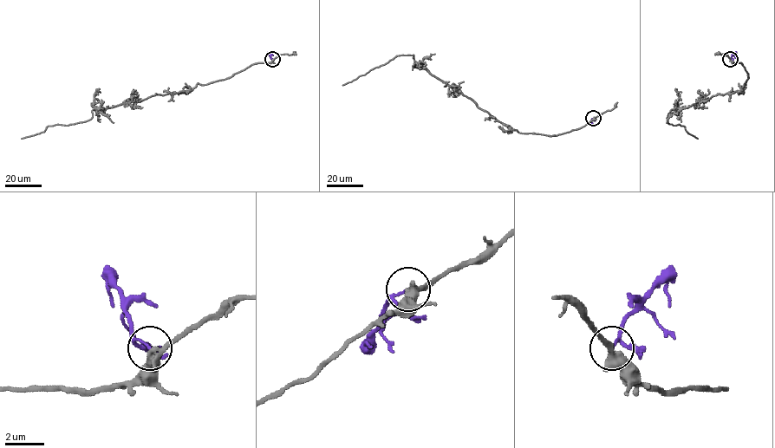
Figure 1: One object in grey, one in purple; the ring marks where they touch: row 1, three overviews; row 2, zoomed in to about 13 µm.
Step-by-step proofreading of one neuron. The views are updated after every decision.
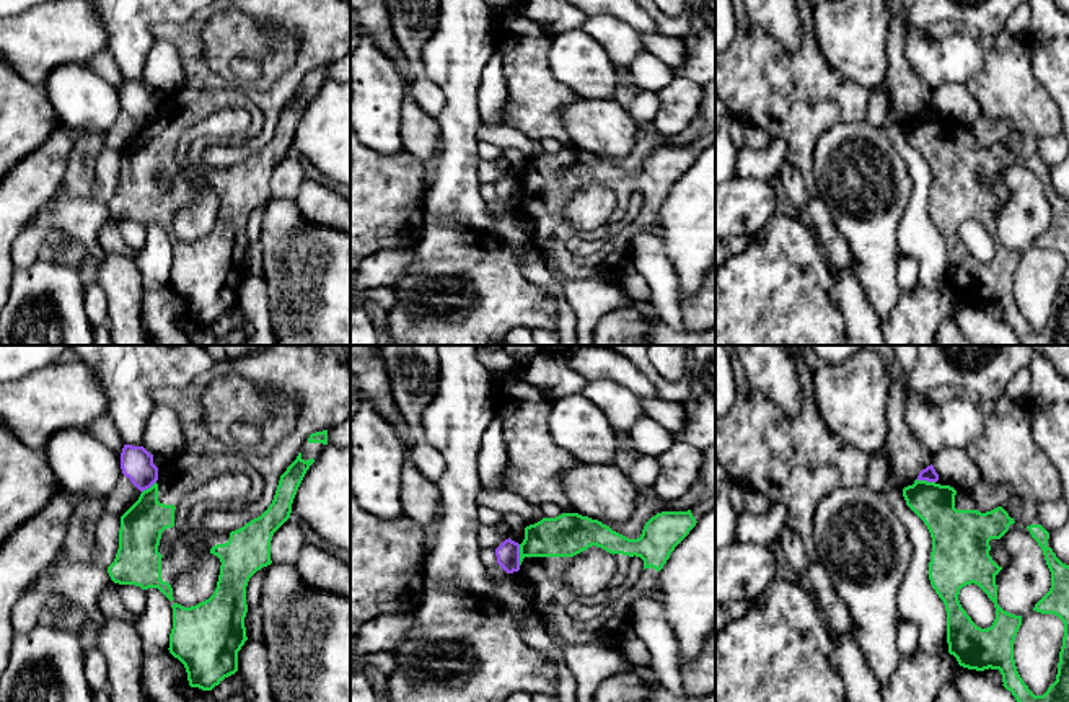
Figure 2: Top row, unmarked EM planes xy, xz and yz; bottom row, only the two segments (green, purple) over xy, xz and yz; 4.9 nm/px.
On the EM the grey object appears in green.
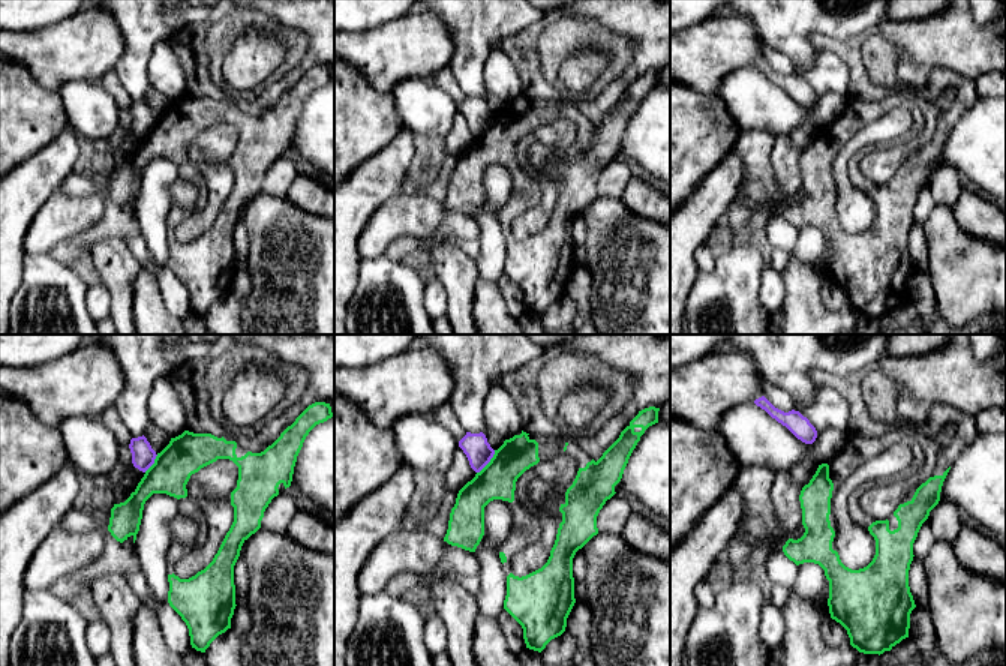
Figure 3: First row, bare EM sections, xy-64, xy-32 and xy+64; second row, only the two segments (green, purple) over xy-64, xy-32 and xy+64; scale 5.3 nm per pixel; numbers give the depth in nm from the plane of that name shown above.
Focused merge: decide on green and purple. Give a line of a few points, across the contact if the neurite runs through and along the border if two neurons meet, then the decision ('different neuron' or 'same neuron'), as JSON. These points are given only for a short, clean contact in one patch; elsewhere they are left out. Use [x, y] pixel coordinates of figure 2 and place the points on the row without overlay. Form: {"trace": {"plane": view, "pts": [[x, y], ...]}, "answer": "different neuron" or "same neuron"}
{"trace": {"plane": "xz", "pts": [[519, 179], [520, 199]]}, "answer": "different neuron"}

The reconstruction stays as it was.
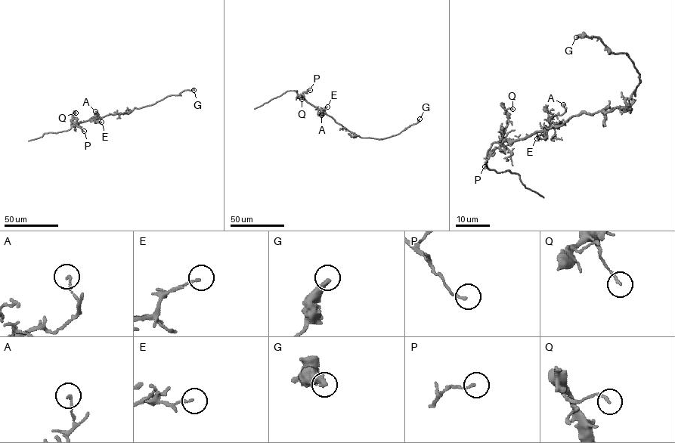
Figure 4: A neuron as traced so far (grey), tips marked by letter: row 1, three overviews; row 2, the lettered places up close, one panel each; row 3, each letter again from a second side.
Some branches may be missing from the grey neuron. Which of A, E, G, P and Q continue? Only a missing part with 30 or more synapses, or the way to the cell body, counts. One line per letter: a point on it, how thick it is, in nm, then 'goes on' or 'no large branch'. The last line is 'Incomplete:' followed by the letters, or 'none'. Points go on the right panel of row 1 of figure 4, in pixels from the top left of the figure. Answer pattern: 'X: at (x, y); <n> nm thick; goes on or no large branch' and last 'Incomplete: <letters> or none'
A: at (563, 104); 150 nm thick; no large branch
E: at (537, 138); 110 nm thick; no large branch
G: at (576, 37); 320 nm thick; no large branch
P: at (484, 166); 130 nm thick; no large branch
Q: at (512, 109); 140 nm thick; no large branch
Incomplete: none

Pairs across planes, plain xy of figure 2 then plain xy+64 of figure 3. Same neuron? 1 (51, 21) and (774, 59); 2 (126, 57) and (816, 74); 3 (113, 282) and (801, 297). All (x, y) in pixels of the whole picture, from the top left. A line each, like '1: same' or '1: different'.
1: different
2: different
3: same

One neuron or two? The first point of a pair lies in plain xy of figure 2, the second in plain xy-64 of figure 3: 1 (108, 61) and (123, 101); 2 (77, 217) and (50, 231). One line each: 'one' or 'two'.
1: one
2: one

